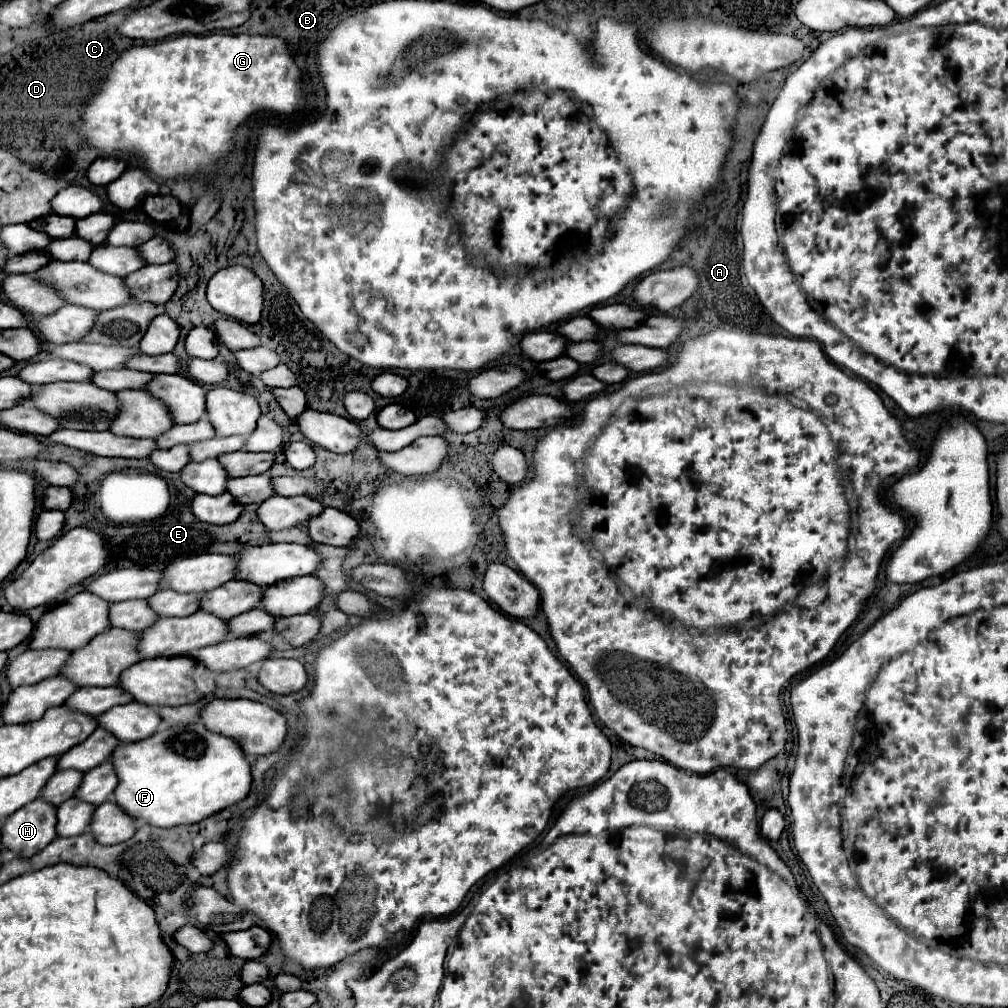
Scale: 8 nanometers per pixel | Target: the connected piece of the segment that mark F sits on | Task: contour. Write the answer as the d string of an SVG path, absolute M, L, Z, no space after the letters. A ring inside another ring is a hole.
M201 722L187 724L187 726L173 726L167 730L159 730L153 736L131 742L119 744L111 754L111 764L119 778L119 784L113 792L113 802L125 810L135 820L145 820L151 826L159 828L173 828L179 824L195 824L211 814L243 800L251 788L251 766L245 760L245 754L237 748L237 742L223 738L221 734L209 732Z

